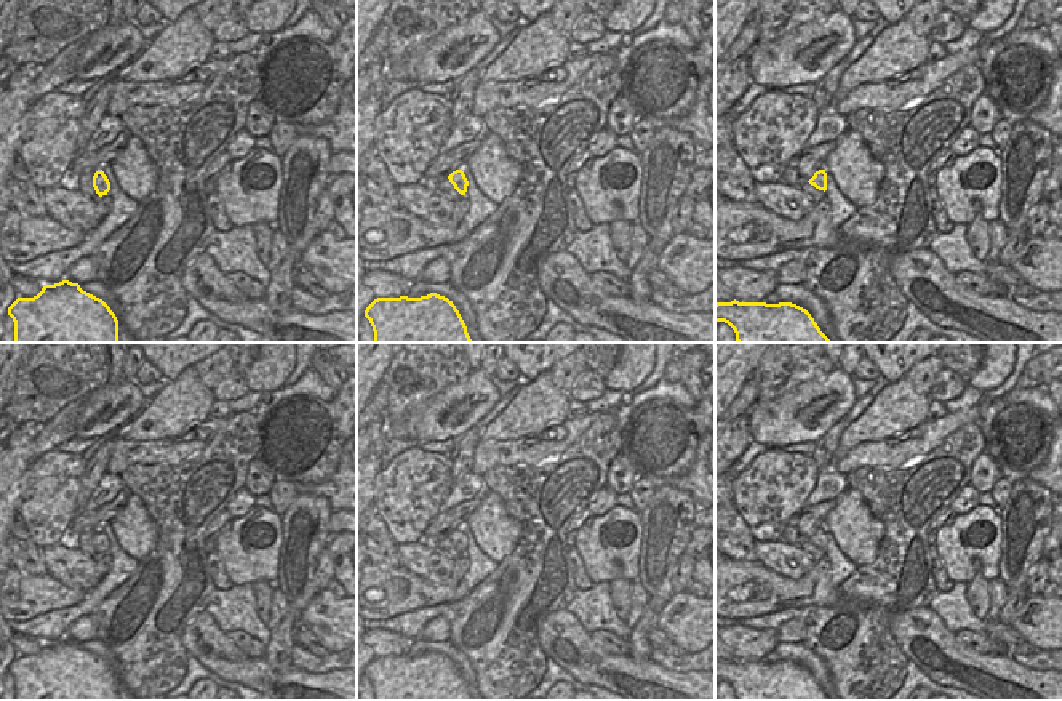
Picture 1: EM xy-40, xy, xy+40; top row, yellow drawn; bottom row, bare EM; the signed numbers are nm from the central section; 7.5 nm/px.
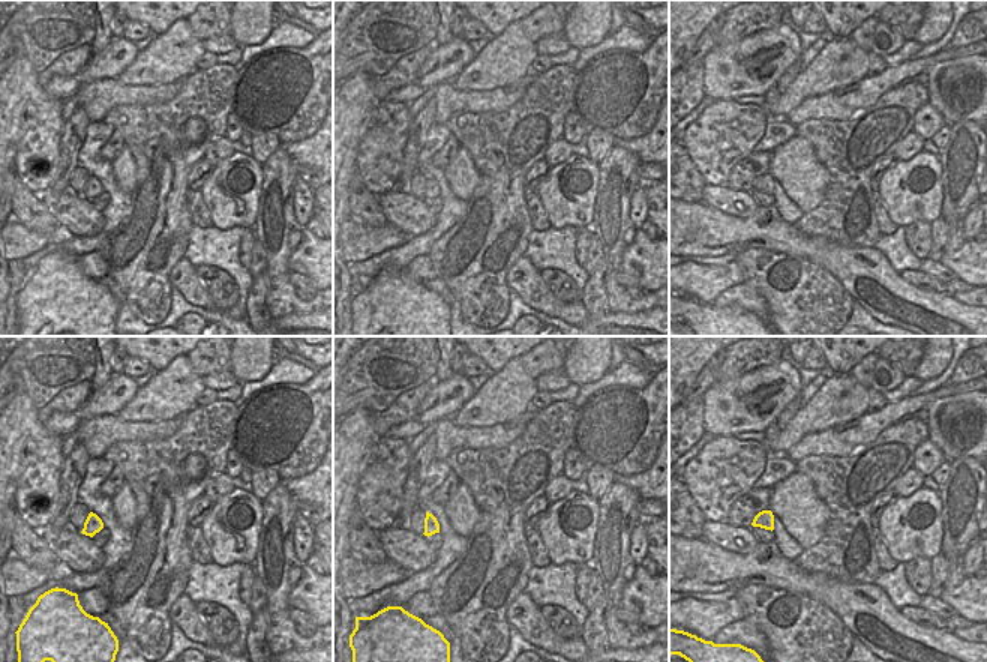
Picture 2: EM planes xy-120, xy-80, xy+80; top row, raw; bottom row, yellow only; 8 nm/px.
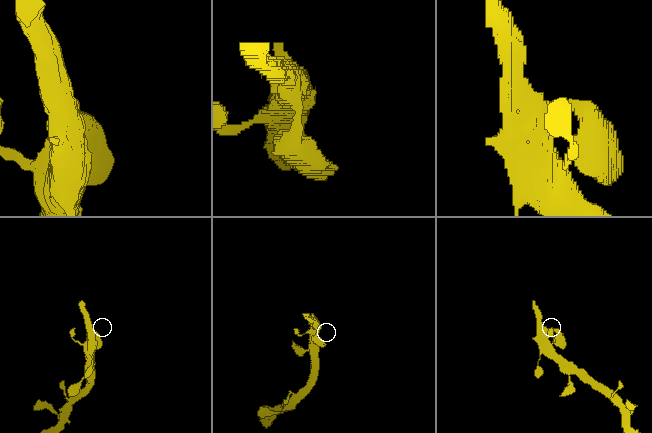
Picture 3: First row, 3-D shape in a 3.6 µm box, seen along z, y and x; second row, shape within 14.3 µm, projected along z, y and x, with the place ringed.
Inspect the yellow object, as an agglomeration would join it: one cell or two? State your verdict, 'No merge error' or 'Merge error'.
No merge error

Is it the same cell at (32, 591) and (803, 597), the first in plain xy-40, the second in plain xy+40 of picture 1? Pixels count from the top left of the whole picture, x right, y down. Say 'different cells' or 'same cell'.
same cell

